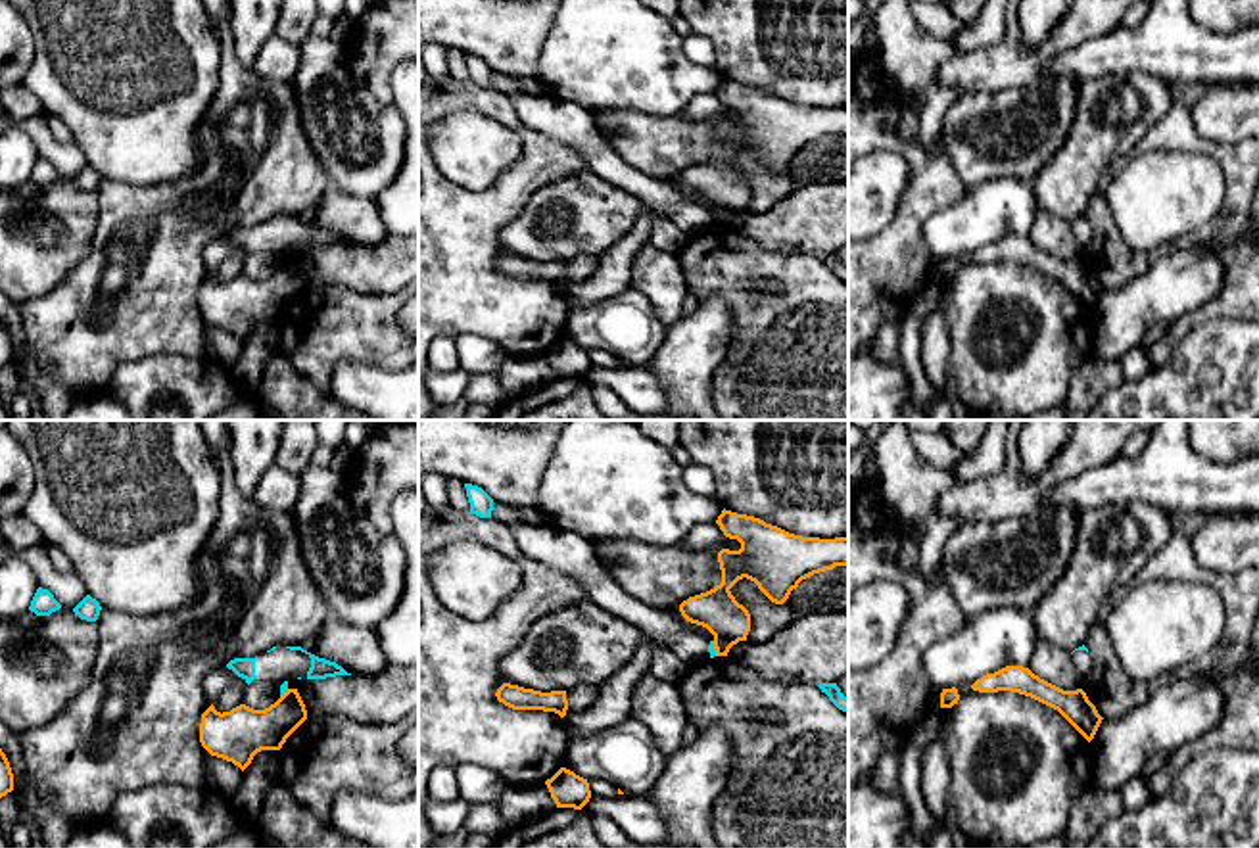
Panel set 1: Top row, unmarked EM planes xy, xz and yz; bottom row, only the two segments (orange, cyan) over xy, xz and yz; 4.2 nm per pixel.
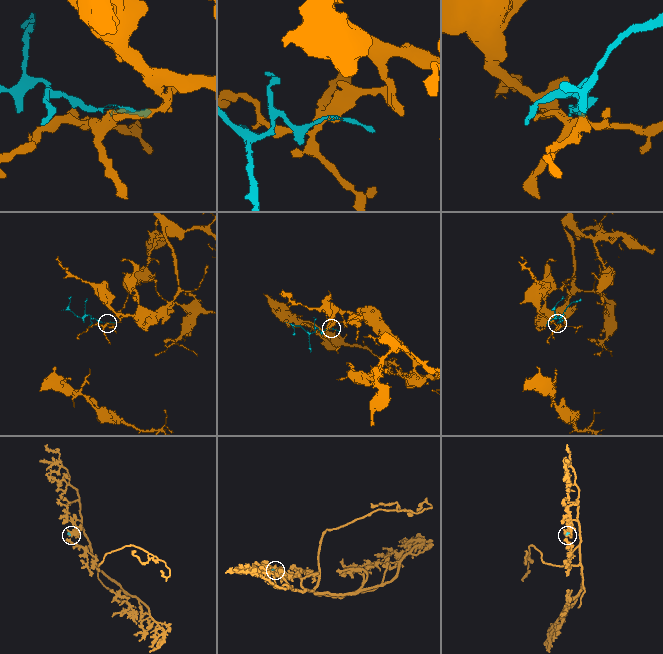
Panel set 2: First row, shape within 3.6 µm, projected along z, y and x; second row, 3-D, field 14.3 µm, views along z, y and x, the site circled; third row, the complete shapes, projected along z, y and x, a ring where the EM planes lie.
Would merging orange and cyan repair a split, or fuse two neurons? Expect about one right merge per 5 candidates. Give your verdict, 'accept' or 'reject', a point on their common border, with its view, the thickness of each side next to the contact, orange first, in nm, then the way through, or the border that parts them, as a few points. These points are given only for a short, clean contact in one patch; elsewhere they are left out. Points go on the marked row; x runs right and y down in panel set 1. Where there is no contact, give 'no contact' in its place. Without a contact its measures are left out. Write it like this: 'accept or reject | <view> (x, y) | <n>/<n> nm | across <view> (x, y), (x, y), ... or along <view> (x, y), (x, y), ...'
reject | xz (714, 647) | 180/30 nm | along xz (711, 641), (716, 655)

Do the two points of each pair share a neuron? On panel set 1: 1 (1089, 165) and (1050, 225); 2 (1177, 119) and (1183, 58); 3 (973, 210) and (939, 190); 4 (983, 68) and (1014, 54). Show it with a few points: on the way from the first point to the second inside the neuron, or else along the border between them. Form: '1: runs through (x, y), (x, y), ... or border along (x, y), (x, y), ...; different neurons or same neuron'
1: border along (1039, 210), (1071, 221); different neurons
2: border along (1206, 83), (1183, 83), (1179, 87); different neurons
3: border along (968, 187), (960, 198), (937, 210), (922, 229); different neurons
4: runs through (991, 68), (1006, 62); same neuron

